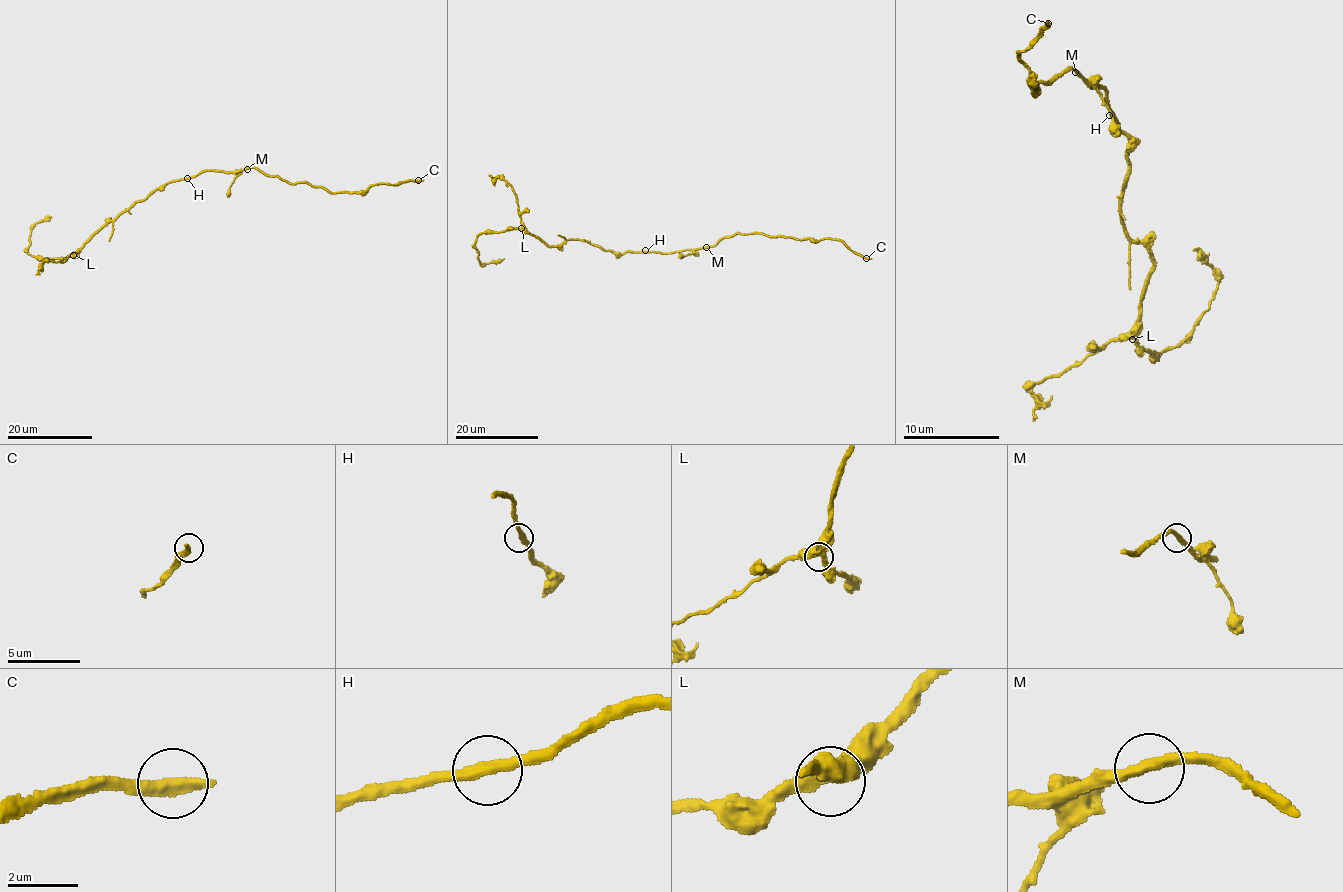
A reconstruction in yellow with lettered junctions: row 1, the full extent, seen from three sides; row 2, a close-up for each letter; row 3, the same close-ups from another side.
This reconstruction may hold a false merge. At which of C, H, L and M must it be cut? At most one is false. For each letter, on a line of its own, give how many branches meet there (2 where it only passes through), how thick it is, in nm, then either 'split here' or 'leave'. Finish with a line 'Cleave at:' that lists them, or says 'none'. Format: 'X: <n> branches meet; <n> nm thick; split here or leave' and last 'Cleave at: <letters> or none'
C: 1 branches meet; 420 nm thick; leave
H: 2 branches meet; 340 nm thick; leave
L: 3 branches meet; 440 nm thick; leave
M: 2 branches meet; 320 nm thick; leave
Cleave at: none

